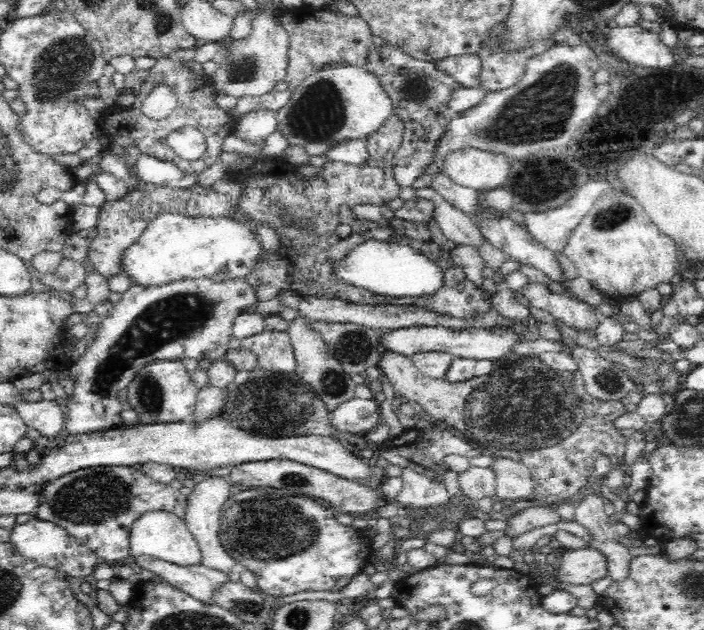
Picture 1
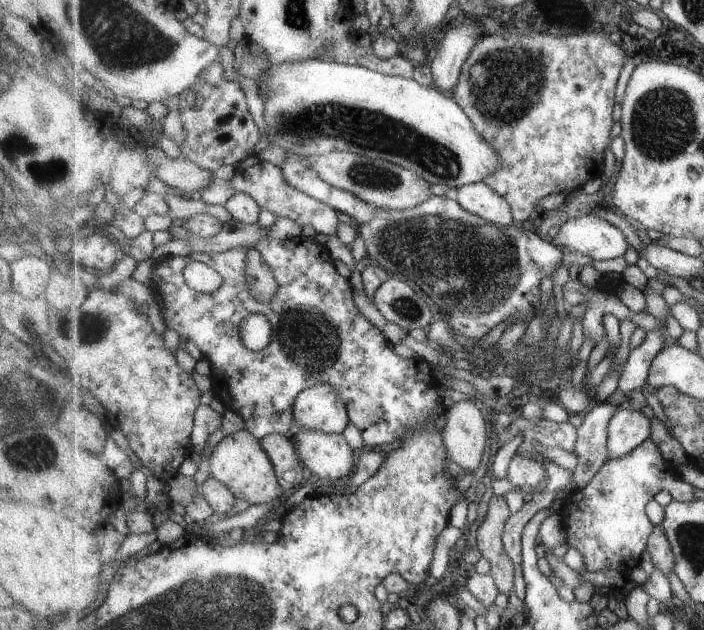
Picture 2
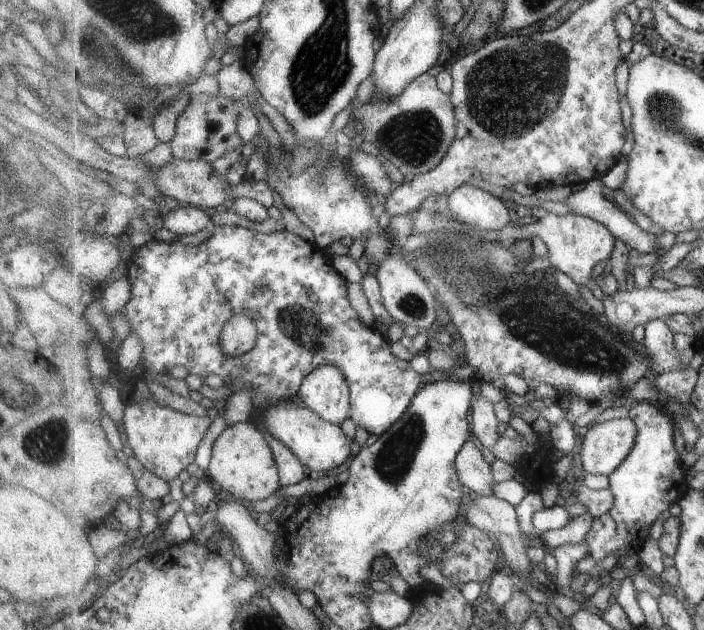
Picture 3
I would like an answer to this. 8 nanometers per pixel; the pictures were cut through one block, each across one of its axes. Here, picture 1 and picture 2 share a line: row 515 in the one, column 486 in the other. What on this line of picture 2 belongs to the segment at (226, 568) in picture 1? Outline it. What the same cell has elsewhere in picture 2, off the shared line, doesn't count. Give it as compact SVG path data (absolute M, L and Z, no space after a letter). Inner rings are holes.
M473 183L457 189L454 197L465 210L496 226L513 226L515 218L510 202L488 184Z

